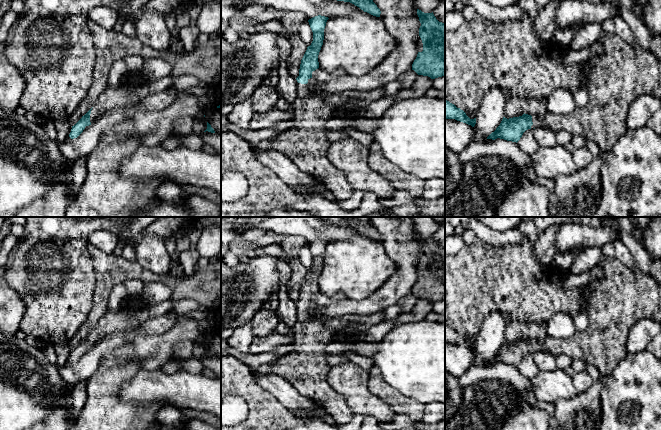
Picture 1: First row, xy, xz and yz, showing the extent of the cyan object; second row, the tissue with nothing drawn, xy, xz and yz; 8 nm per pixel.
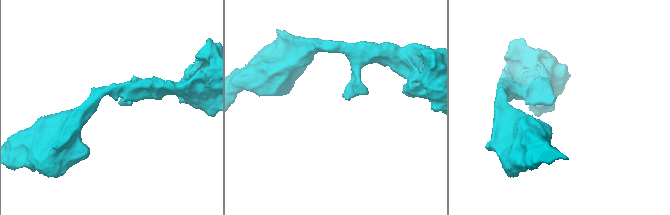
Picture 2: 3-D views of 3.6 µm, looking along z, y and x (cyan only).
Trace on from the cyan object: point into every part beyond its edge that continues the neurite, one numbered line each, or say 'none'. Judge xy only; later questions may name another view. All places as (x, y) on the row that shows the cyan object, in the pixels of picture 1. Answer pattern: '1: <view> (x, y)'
1: xy (110, 99)

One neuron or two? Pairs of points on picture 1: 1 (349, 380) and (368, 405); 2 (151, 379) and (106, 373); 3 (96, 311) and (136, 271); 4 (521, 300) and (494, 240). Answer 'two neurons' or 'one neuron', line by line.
1: one neuron
2: two neurons
3: one neuron
4: two neurons

